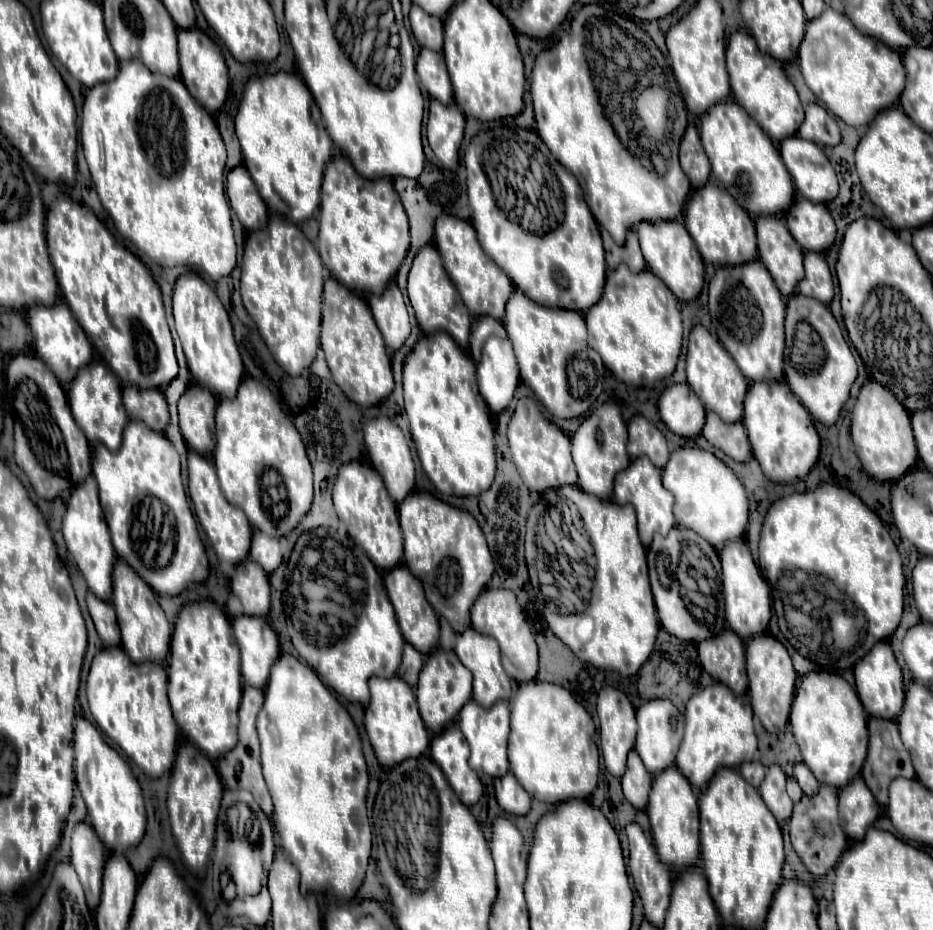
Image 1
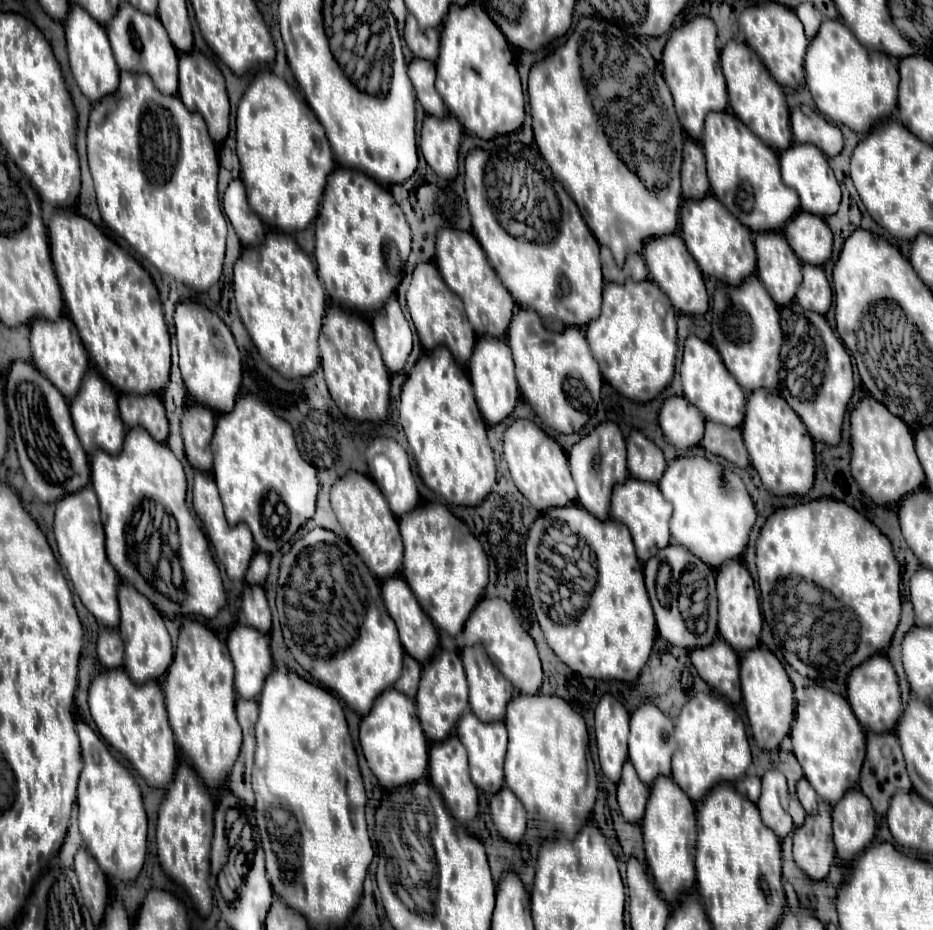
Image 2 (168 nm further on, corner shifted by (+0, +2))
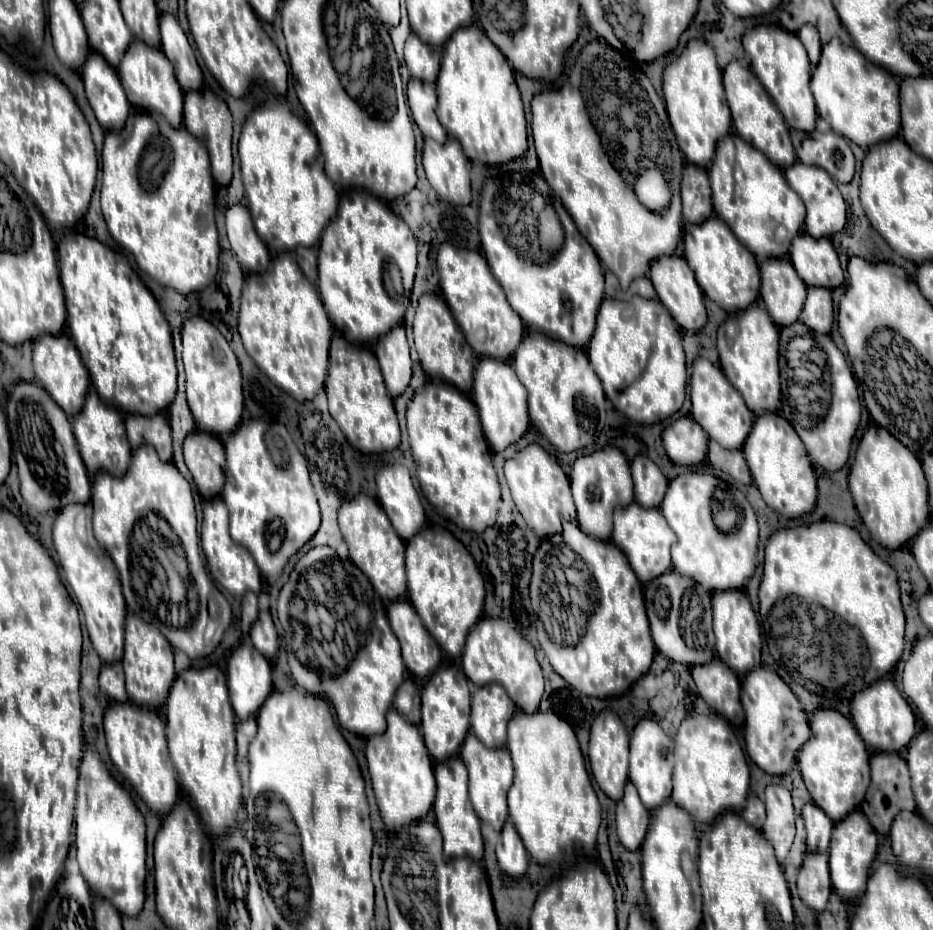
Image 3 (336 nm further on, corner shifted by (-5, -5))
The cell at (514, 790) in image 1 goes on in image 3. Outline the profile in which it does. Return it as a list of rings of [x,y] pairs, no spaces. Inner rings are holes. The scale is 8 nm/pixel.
[[[505,823],[499,839],[497,839],[497,863],[503,873],[511,879],[519,879],[525,875],[529,861],[525,855],[525,847],[521,847],[521,839],[517,839],[517,831],[513,831],[513,823]]]

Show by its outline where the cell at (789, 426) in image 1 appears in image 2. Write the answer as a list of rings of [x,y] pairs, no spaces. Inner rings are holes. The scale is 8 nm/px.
[[[756,390],[746,404],[746,418],[742,424],[744,444],[750,454],[752,466],[758,470],[764,486],[776,494],[806,494],[814,482],[814,442],[804,422],[788,406],[788,402],[770,390]]]

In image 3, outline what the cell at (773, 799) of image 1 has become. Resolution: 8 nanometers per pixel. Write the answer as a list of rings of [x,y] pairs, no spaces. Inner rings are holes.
[[[769,785],[765,789],[767,819],[763,823],[763,835],[773,845],[779,863],[785,861],[795,837],[795,813],[791,793],[781,785]]]

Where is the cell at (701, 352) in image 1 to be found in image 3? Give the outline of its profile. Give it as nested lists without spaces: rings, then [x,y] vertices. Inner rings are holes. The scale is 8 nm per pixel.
[[[697,359],[691,369],[691,417],[703,427],[709,439],[717,441],[725,449],[741,449],[743,441],[747,439],[755,415],[745,407],[739,391],[725,379],[723,371],[709,363],[707,359]]]

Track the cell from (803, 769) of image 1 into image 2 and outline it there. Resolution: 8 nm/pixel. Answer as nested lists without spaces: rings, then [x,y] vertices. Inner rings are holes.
[[[800,778],[796,784],[796,794],[804,806],[806,812],[816,812],[816,804],[818,804],[818,794],[816,790],[810,786],[810,782],[806,778]]]

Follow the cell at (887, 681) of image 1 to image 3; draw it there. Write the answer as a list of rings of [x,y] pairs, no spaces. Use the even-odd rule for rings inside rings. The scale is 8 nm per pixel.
[[[879,679],[873,685],[865,687],[861,693],[857,693],[851,701],[851,719],[861,735],[861,739],[875,751],[887,751],[887,753],[899,753],[903,747],[909,747],[911,739],[917,733],[917,727],[913,723],[913,711],[909,703],[903,699],[899,689],[891,679]]]

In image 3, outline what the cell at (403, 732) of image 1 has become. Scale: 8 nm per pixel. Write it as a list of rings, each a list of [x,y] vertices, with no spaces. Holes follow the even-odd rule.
[[[391,709],[385,735],[381,735],[381,739],[367,739],[365,755],[373,793],[385,827],[389,831],[397,831],[425,819],[435,799],[435,779],[433,763],[429,759],[429,753],[425,751],[425,743],[421,743],[419,729],[407,723],[395,709]]]

